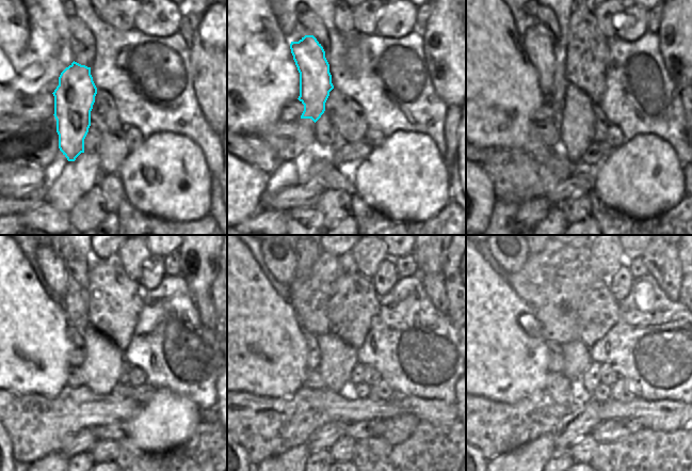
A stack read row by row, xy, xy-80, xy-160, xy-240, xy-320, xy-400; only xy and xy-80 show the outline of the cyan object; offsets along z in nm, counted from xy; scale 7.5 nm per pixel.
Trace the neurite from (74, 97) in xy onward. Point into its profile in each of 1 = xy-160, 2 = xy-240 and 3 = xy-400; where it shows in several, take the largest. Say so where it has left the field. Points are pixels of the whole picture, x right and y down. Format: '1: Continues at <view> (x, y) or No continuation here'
1: Continues at xy-160 (537, 43)
2: Continues at xy-240 (52, 267)
3: Continues at xy-400 (511, 256).

